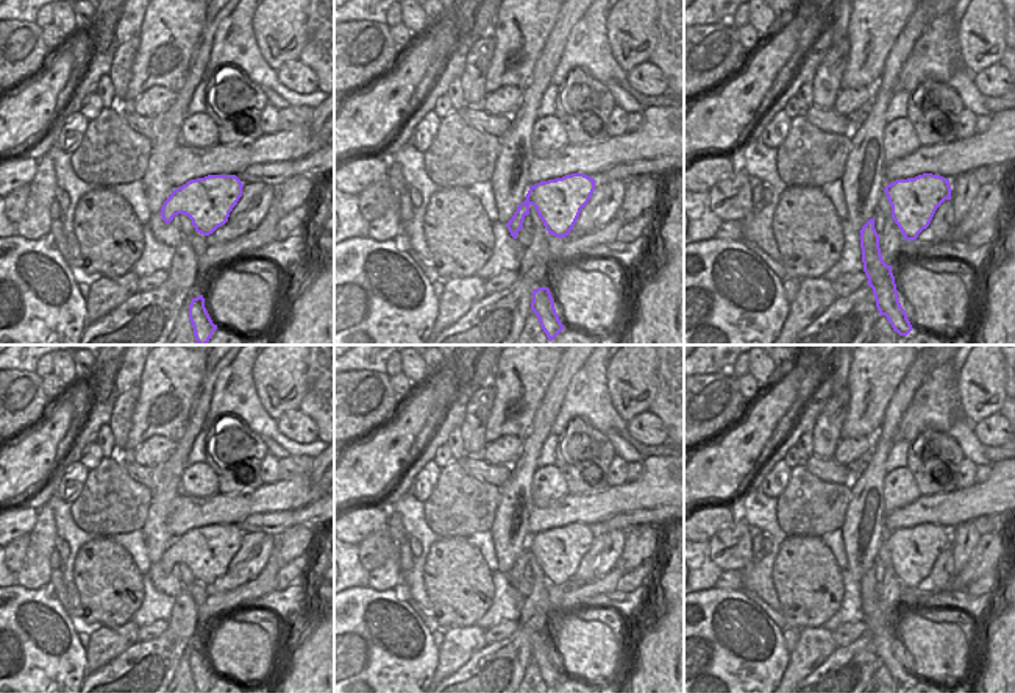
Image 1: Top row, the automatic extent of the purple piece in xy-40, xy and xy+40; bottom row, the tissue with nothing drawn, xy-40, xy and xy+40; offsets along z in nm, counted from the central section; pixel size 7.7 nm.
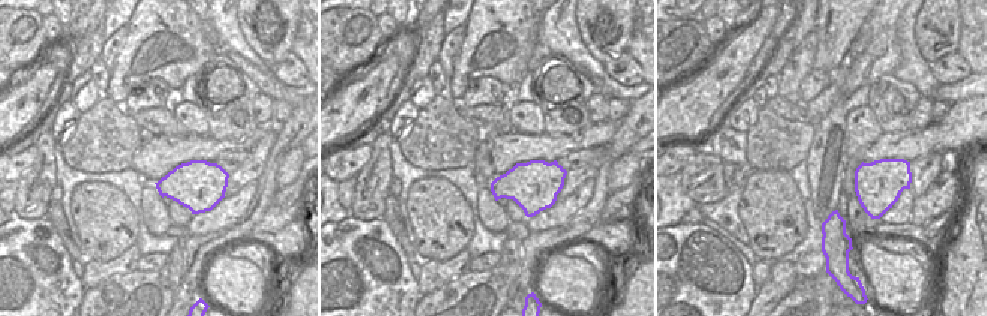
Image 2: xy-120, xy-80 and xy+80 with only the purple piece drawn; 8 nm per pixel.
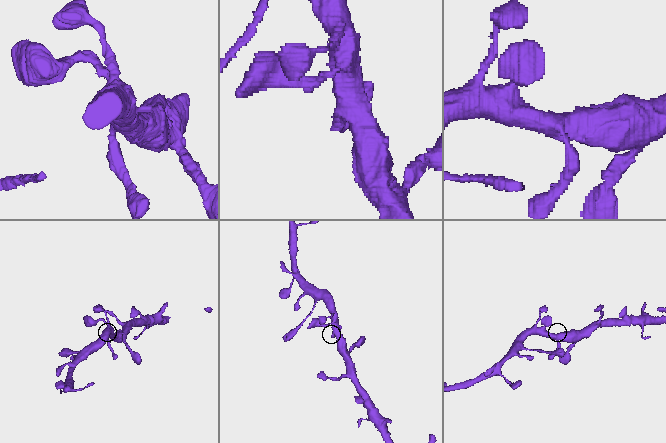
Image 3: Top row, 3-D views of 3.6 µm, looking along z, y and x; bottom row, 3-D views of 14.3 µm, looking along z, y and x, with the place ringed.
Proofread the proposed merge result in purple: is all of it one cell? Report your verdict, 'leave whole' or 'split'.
leave whole

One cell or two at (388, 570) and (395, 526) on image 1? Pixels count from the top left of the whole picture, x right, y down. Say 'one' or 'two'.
one

